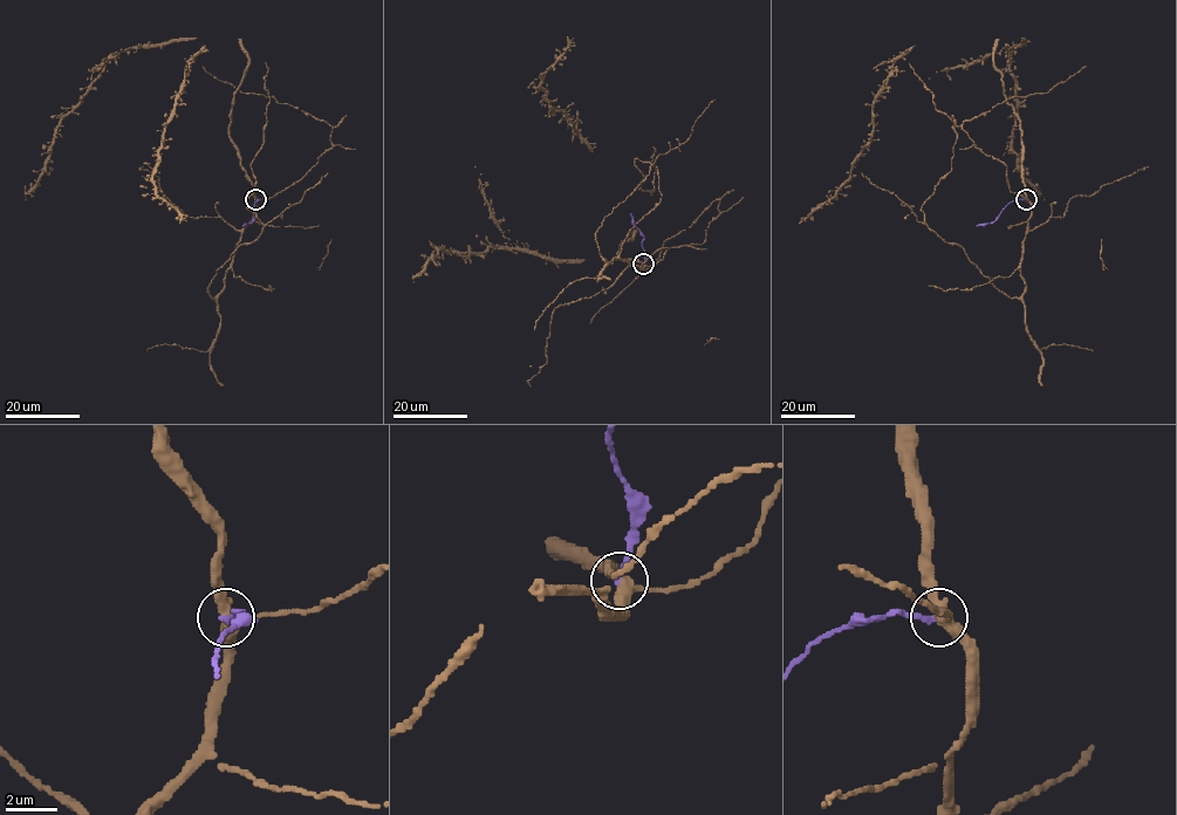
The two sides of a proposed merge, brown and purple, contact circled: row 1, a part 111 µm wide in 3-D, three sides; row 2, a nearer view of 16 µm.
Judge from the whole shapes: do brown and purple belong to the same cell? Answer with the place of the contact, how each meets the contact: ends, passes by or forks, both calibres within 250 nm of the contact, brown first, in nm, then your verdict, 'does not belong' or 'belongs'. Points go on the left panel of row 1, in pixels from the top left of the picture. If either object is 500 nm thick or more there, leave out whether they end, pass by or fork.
at (255, 199); brown forks there; purple ends there; 400 nm thick on the brown side, 280 nm on the other; does not belong

